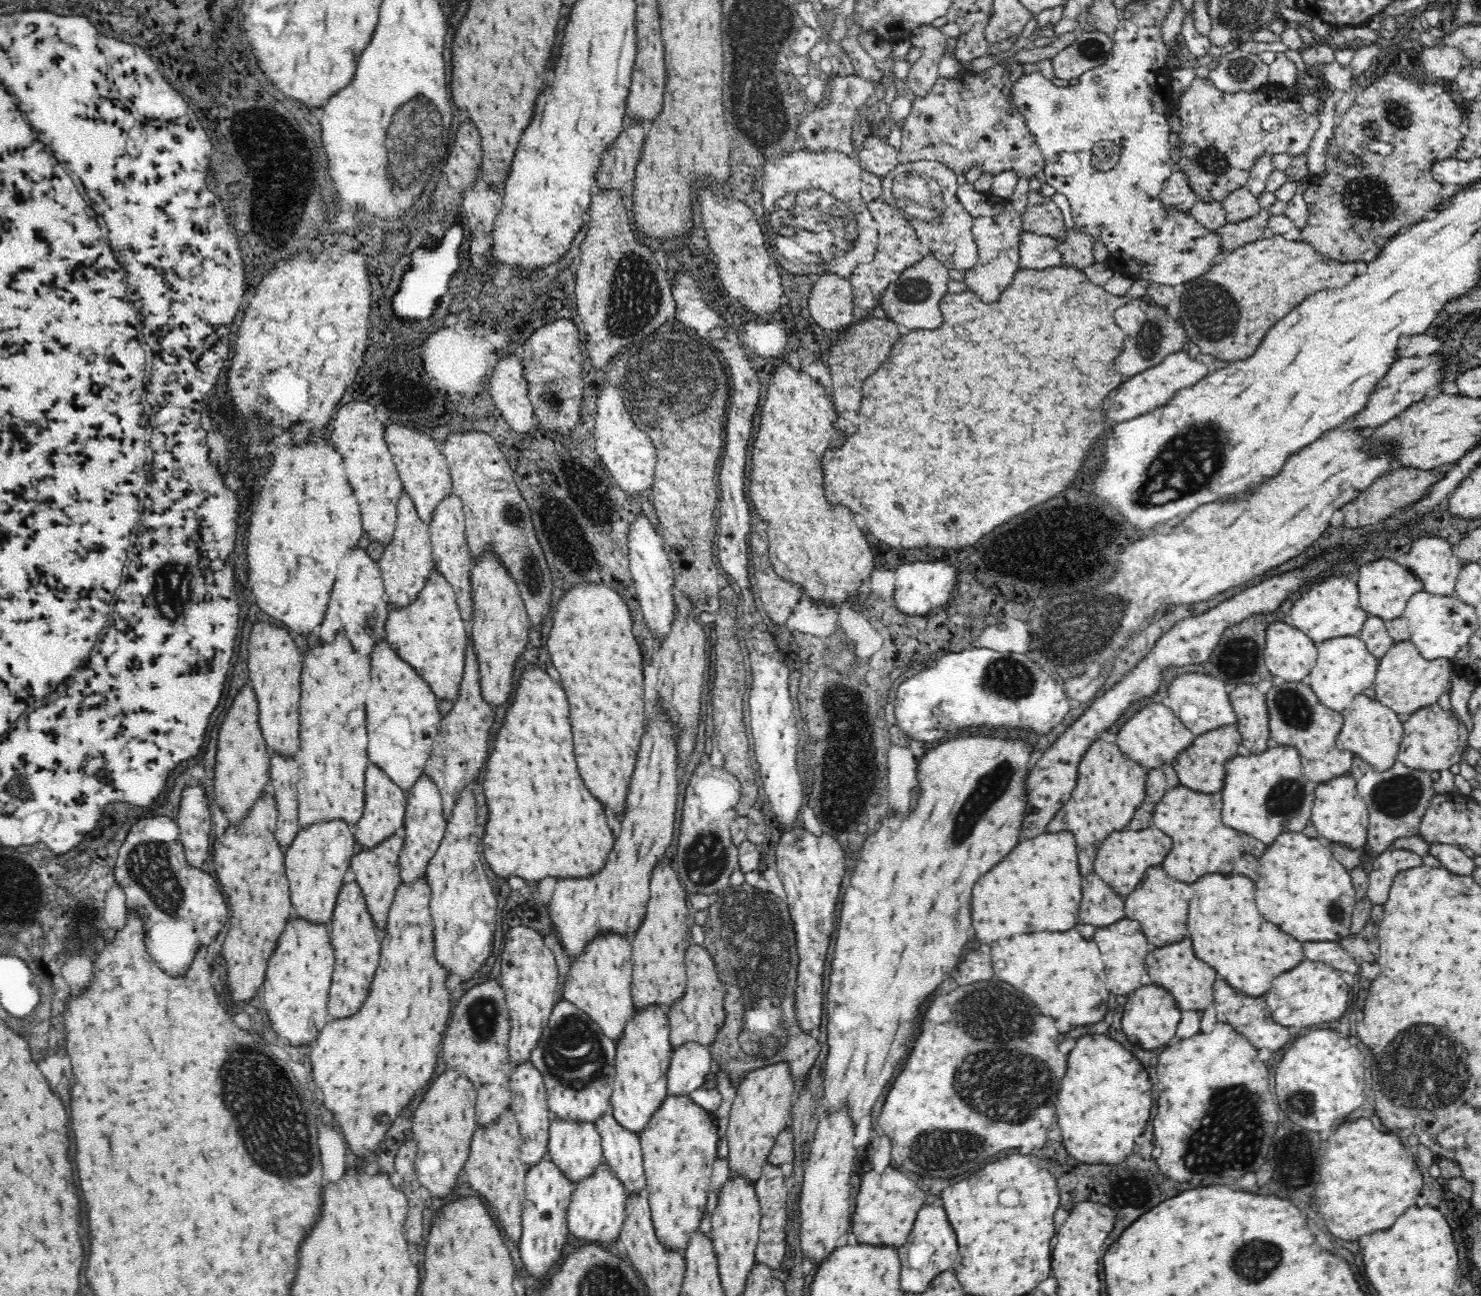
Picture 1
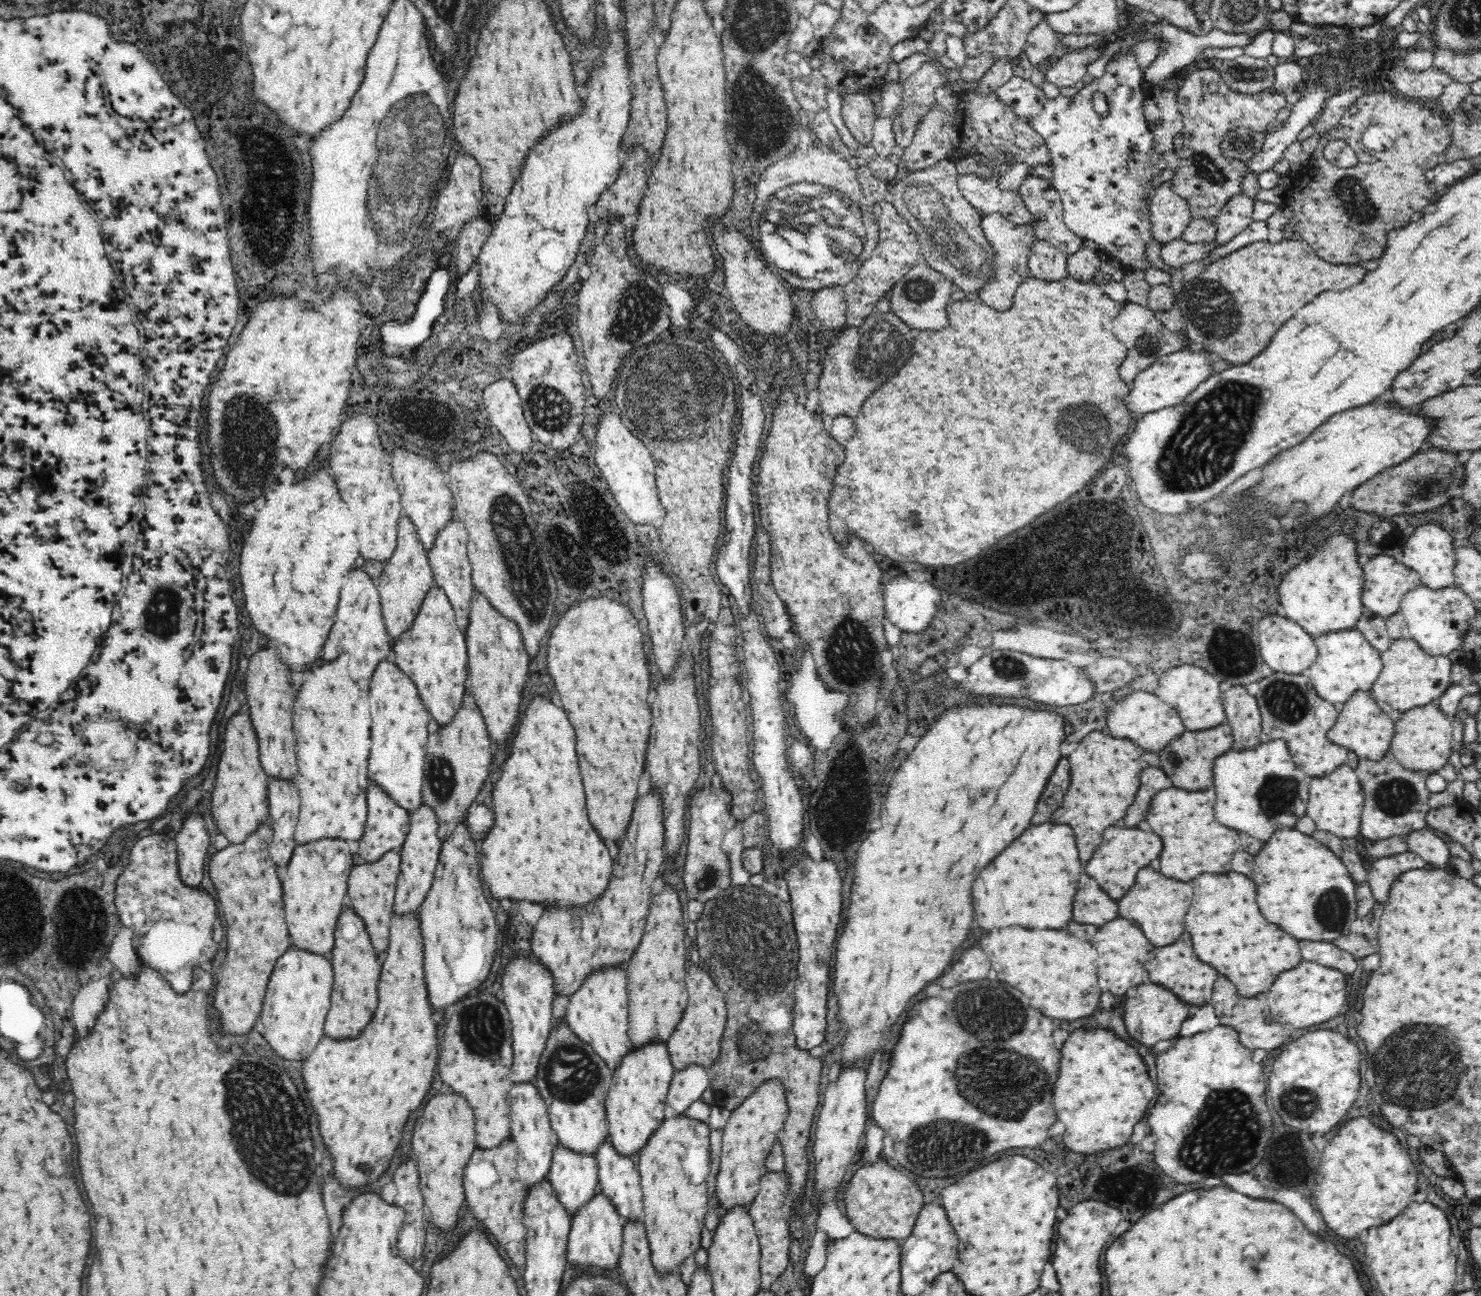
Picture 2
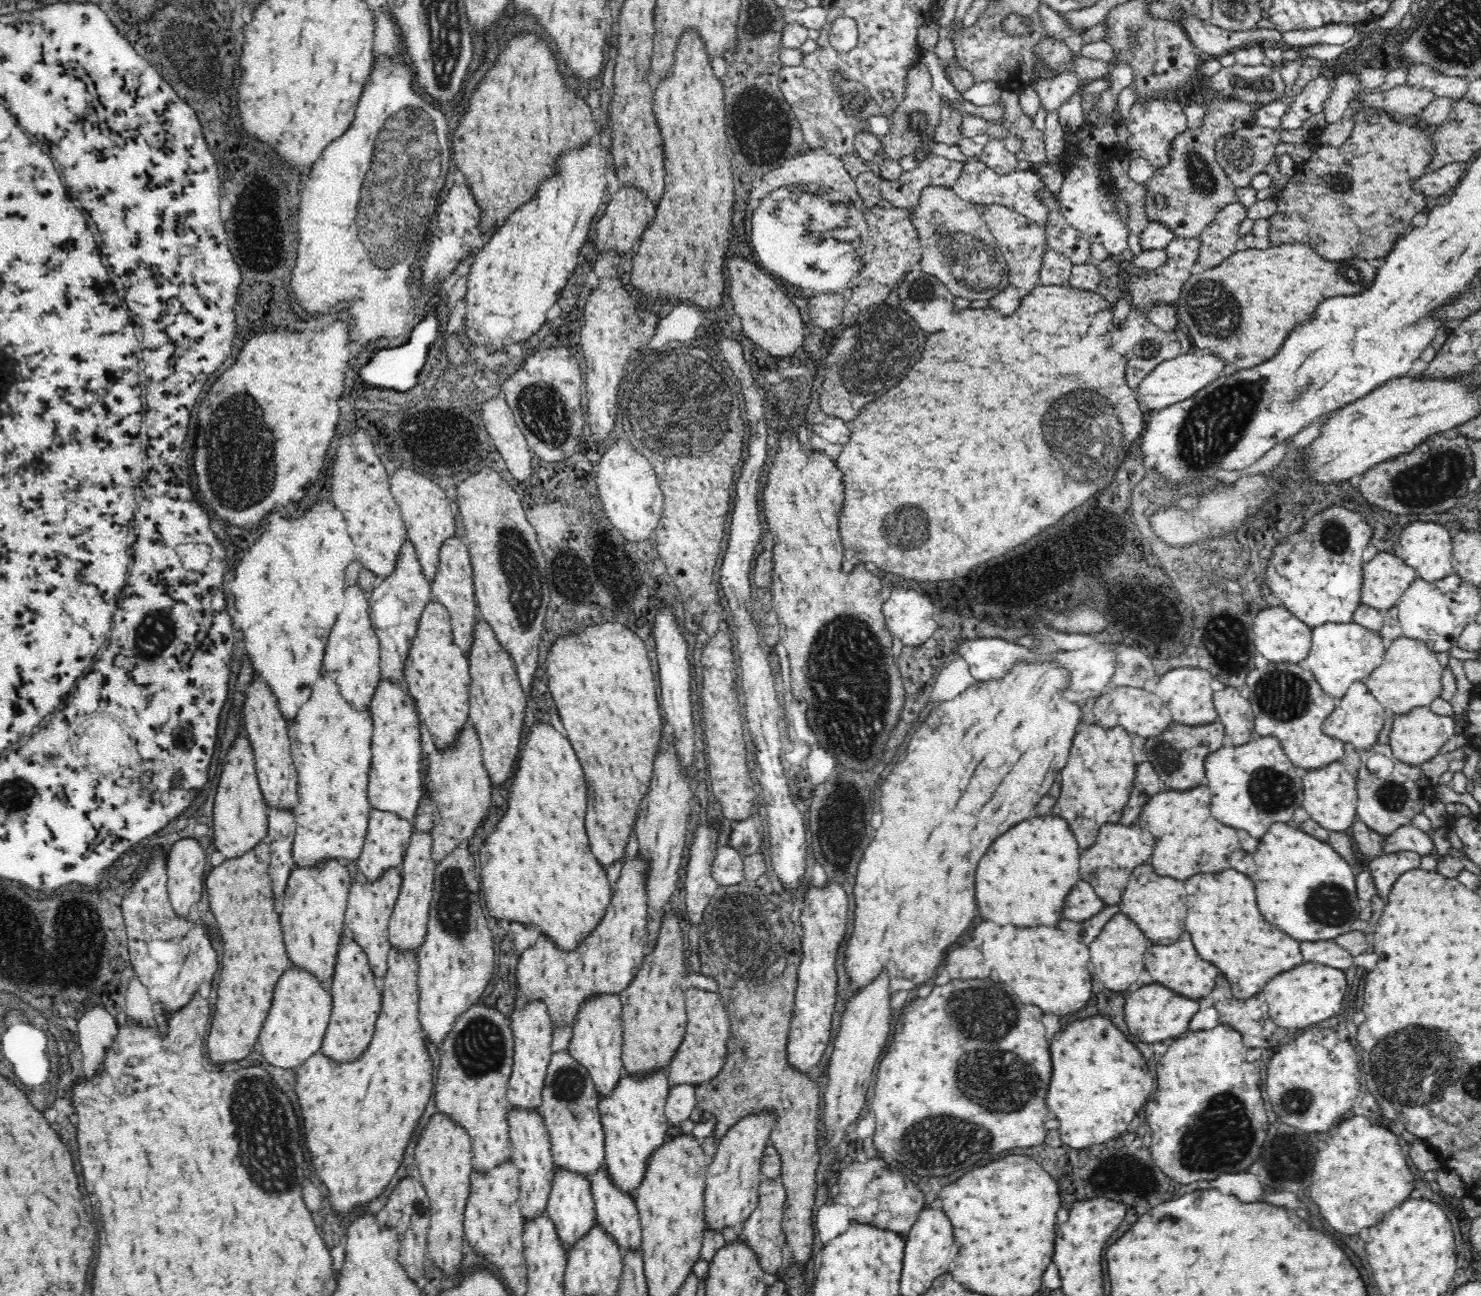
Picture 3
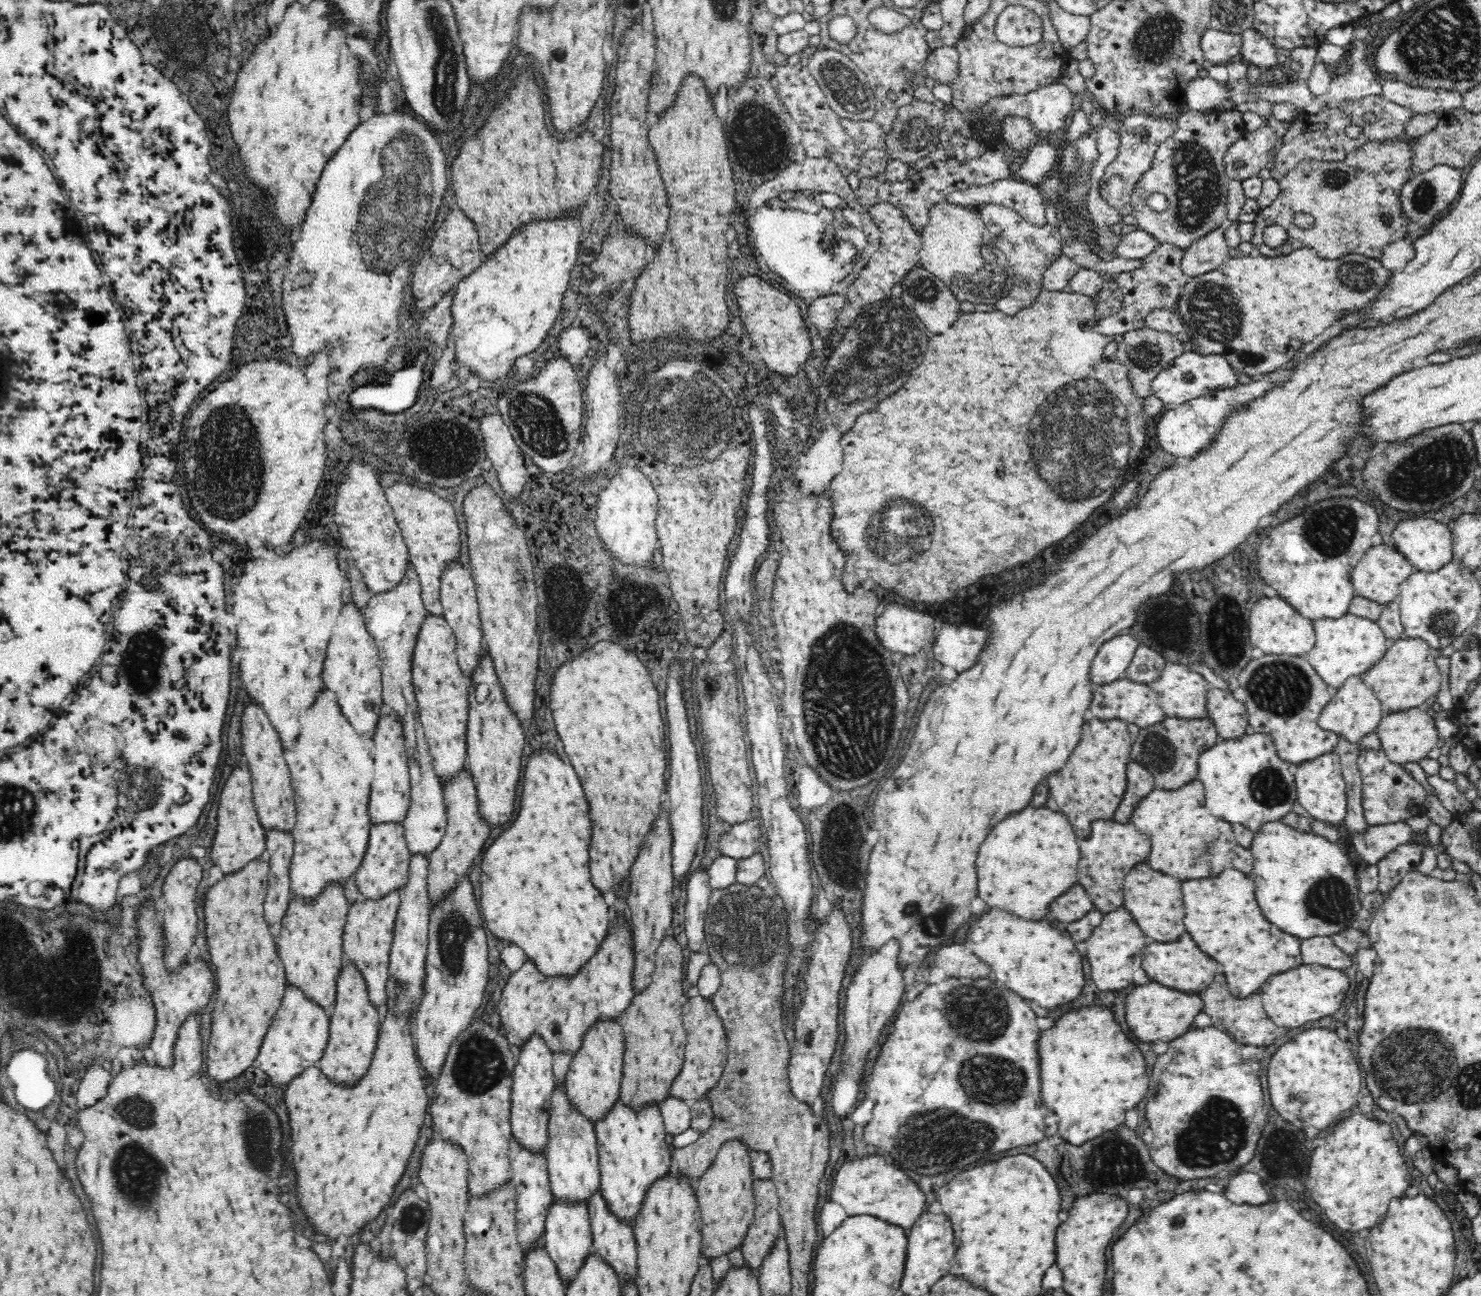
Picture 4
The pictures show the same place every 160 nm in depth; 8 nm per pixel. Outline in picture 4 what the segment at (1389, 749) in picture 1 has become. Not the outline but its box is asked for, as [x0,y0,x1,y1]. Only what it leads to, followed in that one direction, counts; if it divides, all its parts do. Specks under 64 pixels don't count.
[1318,676,1384,744]

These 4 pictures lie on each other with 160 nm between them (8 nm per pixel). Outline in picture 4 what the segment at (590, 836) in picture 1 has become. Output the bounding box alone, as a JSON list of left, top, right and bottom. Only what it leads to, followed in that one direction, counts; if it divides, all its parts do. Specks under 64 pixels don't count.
[480,748,612,976]

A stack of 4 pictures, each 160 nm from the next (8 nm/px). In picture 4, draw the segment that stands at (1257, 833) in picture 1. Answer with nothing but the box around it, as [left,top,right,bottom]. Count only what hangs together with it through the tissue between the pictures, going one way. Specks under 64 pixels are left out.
[1197,733,1298,832]

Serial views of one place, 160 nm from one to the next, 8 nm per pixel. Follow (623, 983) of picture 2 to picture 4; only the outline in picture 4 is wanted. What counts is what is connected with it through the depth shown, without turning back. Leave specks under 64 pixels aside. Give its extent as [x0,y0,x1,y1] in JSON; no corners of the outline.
[566,1017,624,1122]

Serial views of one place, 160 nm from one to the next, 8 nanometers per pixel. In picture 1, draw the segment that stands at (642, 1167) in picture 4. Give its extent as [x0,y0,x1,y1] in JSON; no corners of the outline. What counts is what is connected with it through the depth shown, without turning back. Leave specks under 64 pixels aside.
[612,1003,673,1134]

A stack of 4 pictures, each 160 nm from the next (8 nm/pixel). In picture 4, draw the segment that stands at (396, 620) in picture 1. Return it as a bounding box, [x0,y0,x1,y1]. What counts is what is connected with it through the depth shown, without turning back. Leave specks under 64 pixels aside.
[411,614,470,778]

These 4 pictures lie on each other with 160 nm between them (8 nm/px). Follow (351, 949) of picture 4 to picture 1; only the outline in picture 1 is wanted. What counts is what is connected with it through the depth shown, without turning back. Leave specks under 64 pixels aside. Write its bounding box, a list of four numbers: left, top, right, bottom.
[351,832,403,926]

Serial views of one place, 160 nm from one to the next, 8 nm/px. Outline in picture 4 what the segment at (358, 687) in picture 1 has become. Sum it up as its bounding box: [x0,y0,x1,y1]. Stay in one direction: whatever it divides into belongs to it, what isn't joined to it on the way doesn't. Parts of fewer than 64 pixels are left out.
[286,688,372,897]

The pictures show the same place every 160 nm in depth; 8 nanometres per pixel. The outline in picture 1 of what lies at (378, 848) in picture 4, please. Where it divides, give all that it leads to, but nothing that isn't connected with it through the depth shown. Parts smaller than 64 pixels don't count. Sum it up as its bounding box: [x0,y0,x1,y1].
[355,764,407,848]

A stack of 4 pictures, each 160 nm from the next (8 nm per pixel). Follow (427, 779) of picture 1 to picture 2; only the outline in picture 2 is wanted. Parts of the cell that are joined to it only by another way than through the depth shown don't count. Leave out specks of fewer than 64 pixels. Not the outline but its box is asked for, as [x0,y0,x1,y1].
[393,801,442,912]

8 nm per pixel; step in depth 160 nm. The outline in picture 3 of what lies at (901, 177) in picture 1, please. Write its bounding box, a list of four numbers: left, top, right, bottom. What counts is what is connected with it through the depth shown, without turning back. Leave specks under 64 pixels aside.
[906,186,1008,300]

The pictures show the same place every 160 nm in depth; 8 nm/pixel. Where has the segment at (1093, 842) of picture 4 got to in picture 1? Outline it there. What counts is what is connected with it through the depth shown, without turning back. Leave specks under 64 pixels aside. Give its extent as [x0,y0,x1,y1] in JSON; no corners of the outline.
[1096,828,1172,896]

